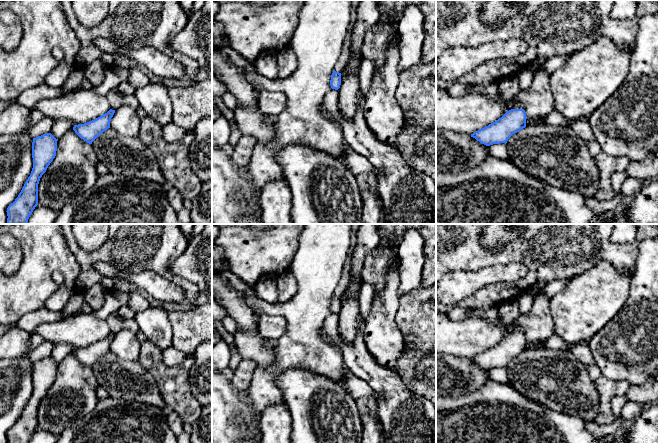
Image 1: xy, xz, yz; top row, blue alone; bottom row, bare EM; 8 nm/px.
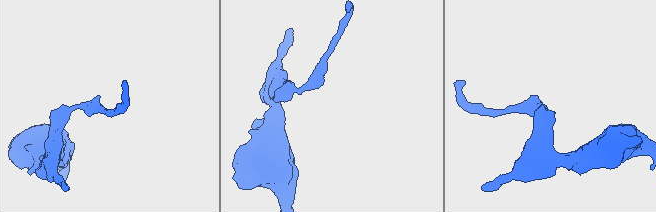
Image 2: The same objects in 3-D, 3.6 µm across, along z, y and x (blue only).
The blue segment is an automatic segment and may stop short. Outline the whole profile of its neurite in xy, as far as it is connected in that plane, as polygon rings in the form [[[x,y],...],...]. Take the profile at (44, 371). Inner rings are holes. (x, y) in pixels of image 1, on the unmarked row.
[[[51,357],[33,362],[33,392],[18,421],[8,430],[7,443],[29,443],[38,429],[38,408],[56,380],[57,365]]]

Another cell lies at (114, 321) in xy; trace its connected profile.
[[[116,312],[110,314],[106,321],[109,326],[110,333],[112,334],[116,334],[122,329],[130,330],[134,334],[139,331],[139,326],[135,318],[122,319]]]

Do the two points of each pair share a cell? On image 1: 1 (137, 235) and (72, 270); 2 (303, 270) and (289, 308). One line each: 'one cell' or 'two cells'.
1: two cells
2: one cell

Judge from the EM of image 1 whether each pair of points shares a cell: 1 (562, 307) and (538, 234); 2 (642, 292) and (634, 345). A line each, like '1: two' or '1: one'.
1: two
2: one

